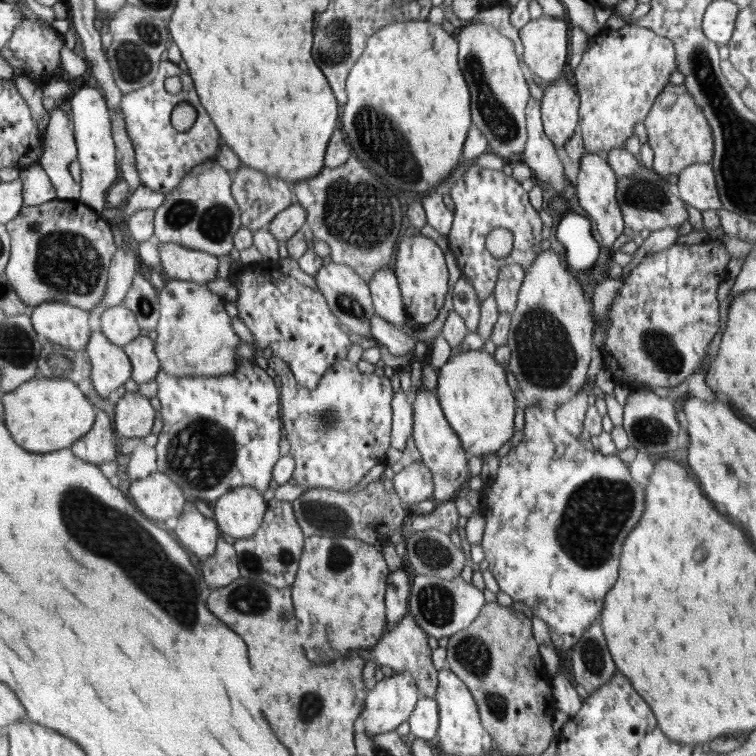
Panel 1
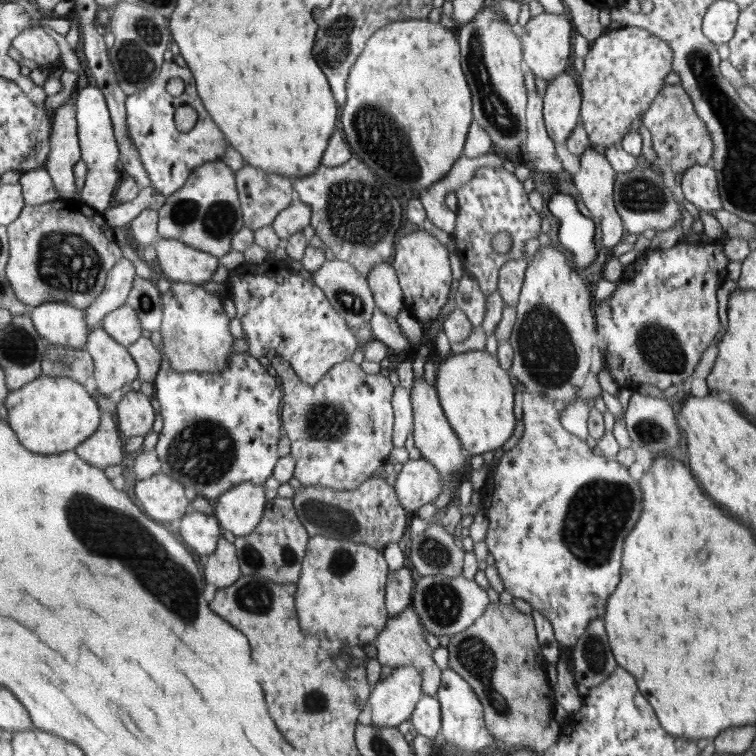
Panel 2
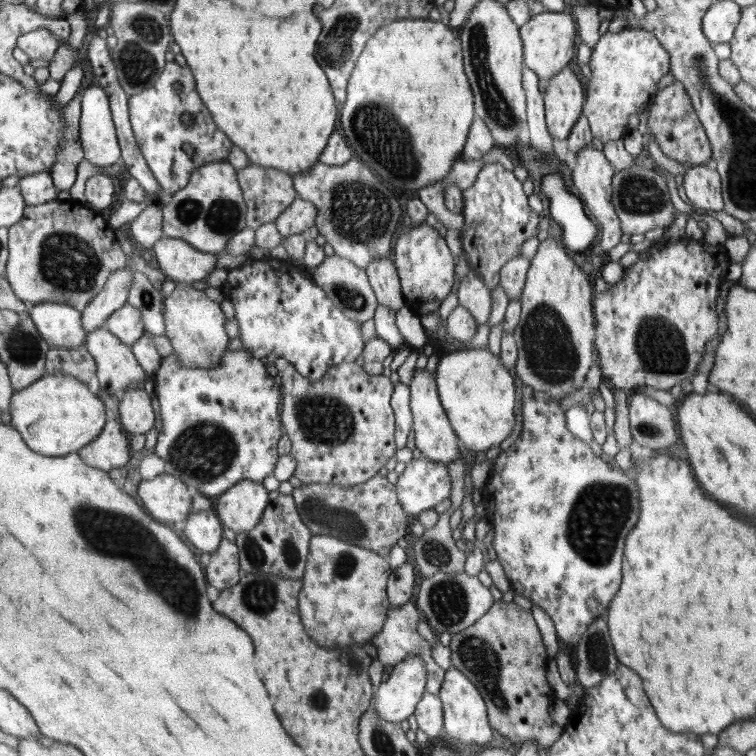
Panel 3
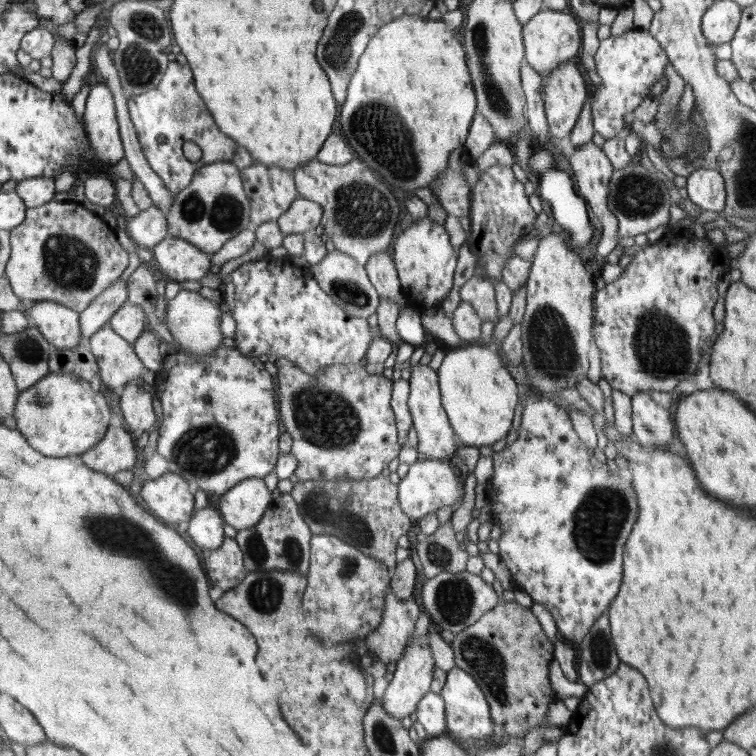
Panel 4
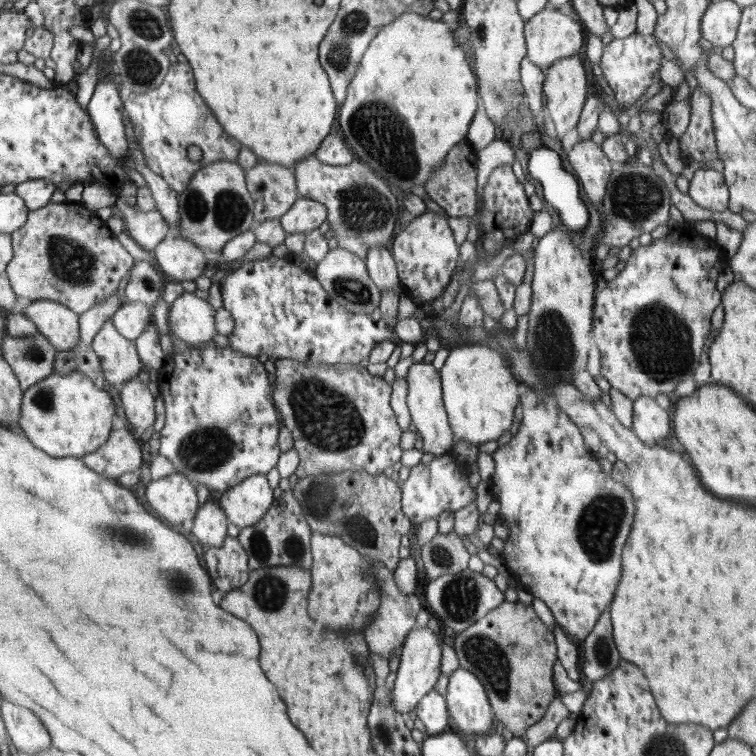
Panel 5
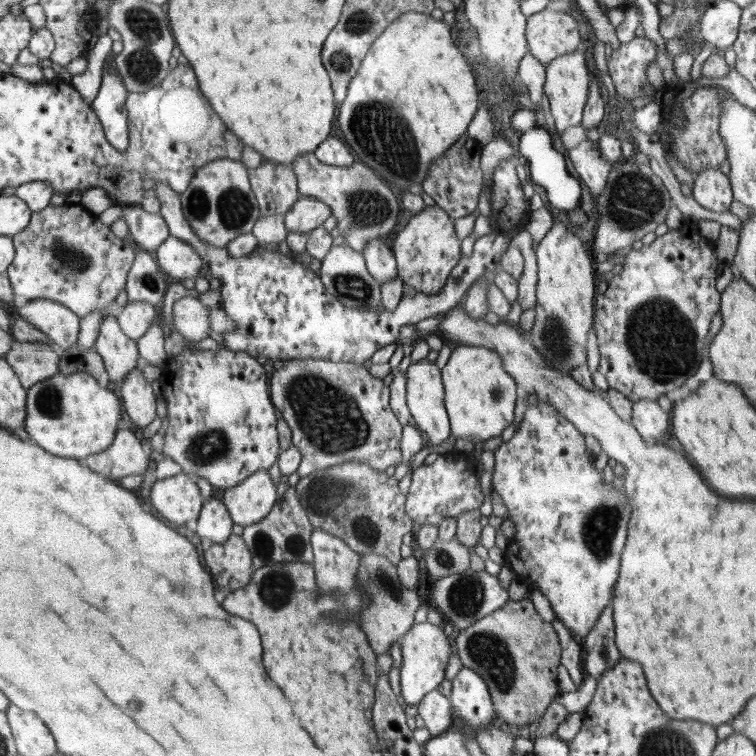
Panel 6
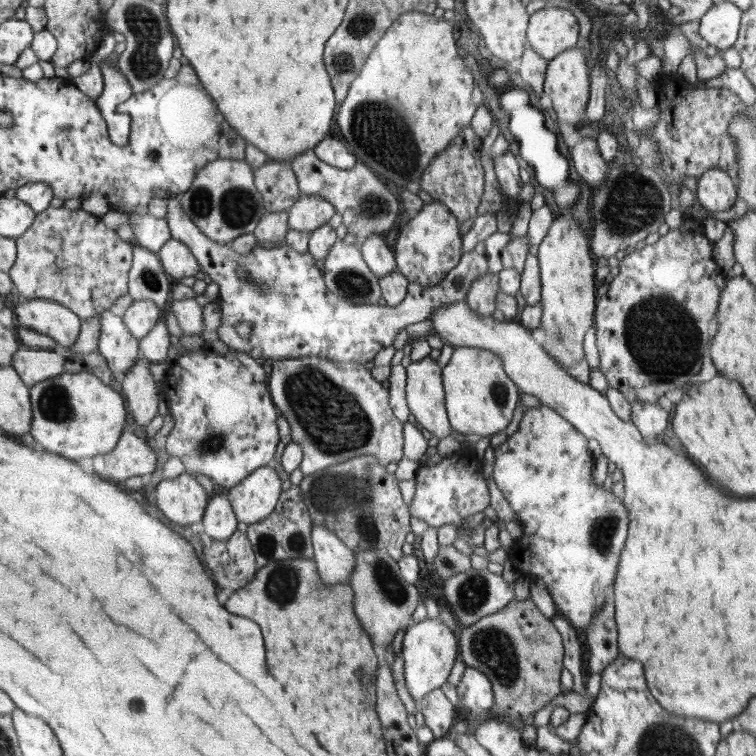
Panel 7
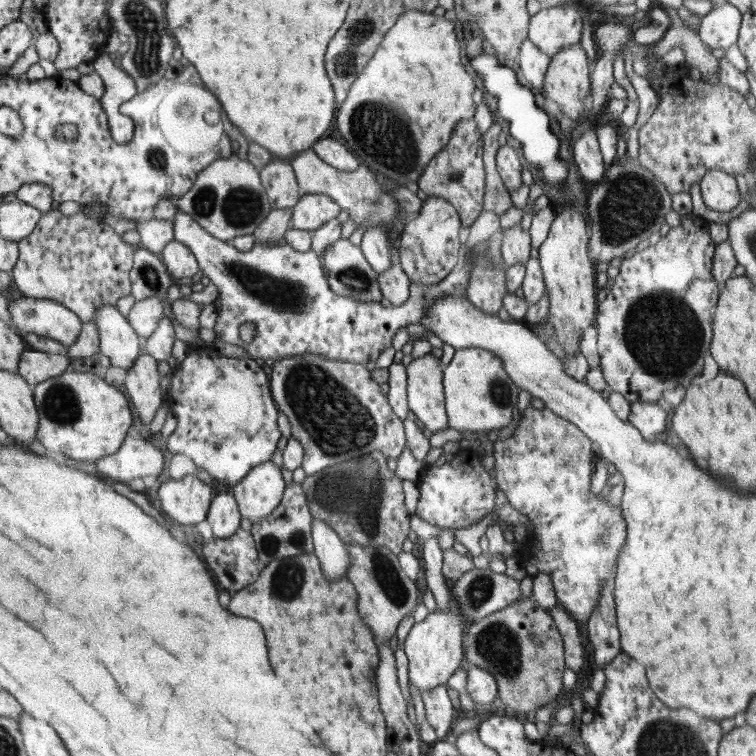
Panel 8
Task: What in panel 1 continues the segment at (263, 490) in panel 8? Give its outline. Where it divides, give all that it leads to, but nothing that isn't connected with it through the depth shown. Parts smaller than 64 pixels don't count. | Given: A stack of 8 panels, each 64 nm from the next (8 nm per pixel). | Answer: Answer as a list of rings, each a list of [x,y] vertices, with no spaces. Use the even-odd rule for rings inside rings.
[[[243,486],[228,491],[214,504],[214,519],[219,522],[219,527],[224,534],[229,534],[232,538],[243,539],[255,534],[262,524],[262,516],[266,511],[266,502],[262,498],[260,491],[253,486]]]

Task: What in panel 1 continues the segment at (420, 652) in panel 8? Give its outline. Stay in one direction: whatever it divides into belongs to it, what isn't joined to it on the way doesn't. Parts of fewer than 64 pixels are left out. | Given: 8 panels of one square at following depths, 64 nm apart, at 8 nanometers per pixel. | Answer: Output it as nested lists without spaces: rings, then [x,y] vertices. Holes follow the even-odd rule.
[[[411,672],[384,677],[367,696],[367,707],[362,713],[365,731],[374,736],[396,730],[402,722],[411,718],[414,706],[418,706],[416,700],[418,688]]]

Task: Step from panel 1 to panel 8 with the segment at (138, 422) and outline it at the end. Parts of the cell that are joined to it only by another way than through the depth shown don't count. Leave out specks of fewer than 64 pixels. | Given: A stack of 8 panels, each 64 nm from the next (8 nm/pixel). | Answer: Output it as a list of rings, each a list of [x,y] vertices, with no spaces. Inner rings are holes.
[[[144,353],[125,376],[126,392],[131,398],[133,409],[140,416],[142,423],[150,425],[156,416],[156,410],[162,404],[160,390],[160,372],[158,361],[150,353]]]

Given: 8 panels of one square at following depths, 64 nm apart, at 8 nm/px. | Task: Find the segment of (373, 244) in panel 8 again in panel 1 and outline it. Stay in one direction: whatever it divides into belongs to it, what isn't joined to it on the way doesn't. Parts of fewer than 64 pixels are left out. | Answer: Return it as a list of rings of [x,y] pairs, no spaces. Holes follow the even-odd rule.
[[[392,266],[376,271],[368,283],[371,296],[374,299],[375,313],[385,321],[402,329],[408,314],[405,312],[403,296]]]

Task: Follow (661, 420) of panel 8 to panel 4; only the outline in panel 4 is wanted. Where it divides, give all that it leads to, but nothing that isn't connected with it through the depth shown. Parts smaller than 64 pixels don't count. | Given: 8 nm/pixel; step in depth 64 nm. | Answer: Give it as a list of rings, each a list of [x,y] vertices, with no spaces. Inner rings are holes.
[[[648,393],[632,396],[633,437],[642,447],[665,447],[674,436],[672,414],[660,408]]]

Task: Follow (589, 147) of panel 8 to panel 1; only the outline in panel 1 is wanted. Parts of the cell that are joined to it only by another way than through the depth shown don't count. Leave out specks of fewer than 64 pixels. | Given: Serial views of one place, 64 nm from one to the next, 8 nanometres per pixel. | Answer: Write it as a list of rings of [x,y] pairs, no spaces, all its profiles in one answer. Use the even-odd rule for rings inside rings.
[[[586,152],[579,162],[579,173],[577,175],[577,196],[579,203],[588,213],[587,217],[591,220],[593,226],[596,226],[602,244],[611,248],[618,237],[624,232],[623,216],[616,198],[618,175],[615,169],[602,159],[596,153]]]

